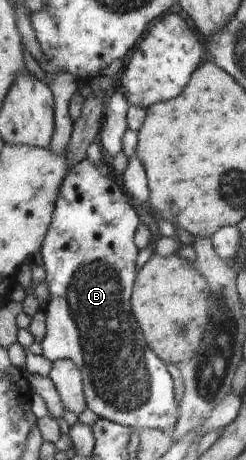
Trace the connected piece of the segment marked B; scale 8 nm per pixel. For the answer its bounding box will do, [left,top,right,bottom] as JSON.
[39,158,180,431]

